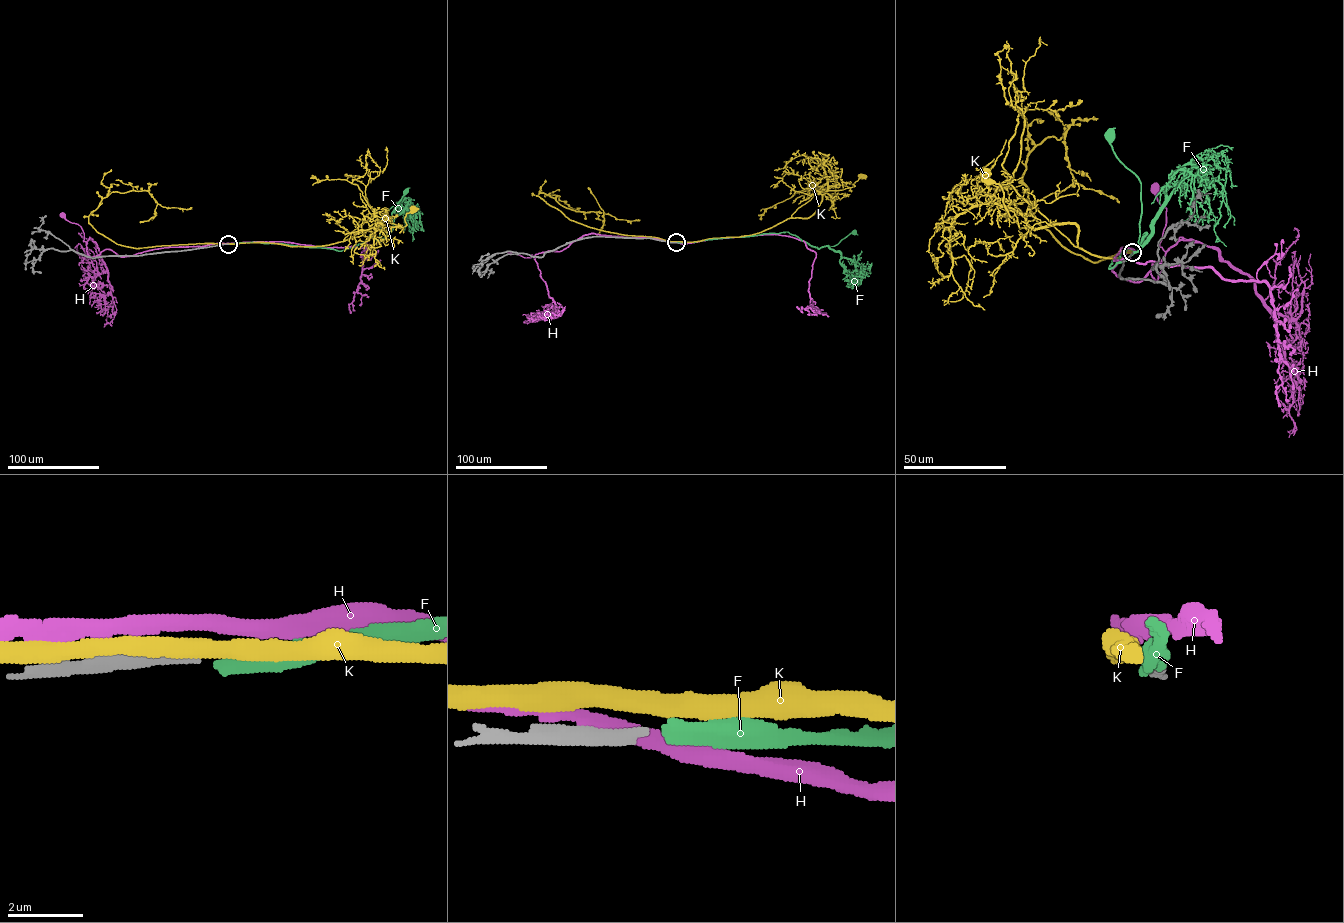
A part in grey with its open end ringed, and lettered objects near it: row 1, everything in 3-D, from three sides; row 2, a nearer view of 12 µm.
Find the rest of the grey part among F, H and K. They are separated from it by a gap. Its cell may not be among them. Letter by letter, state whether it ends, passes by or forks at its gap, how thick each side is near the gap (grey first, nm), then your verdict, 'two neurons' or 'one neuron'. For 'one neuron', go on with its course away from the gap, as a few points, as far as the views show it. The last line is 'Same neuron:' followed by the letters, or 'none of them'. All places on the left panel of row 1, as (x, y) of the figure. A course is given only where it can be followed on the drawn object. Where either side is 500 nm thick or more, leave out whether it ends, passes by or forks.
F: it ends | 320/400 nm | two neurons
H: it passes by | 320/400 nm | two neurons
K: it passes by | 320/460 nm | two neurons
Same neuron: none of them

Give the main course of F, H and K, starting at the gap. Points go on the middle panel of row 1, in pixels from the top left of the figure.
F: (677, 242), (788, 232), (819, 249), (835, 245), (854, 232)
H: (676, 242), (590, 233), (562, 250), (536, 254), (534, 259), (531, 254), (525, 257), (510, 252)
K: (676, 242), (749, 235), (791, 218), (807, 218), (814, 213), (828, 190), (853, 186), (860, 176)

